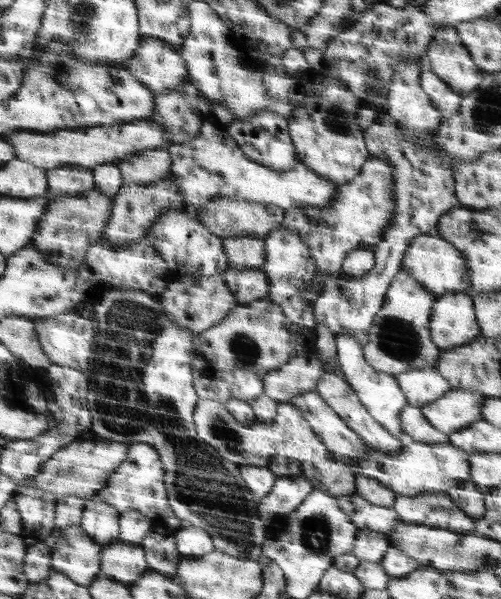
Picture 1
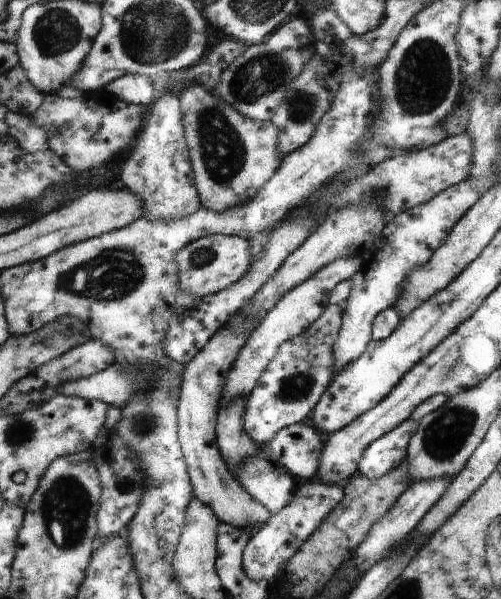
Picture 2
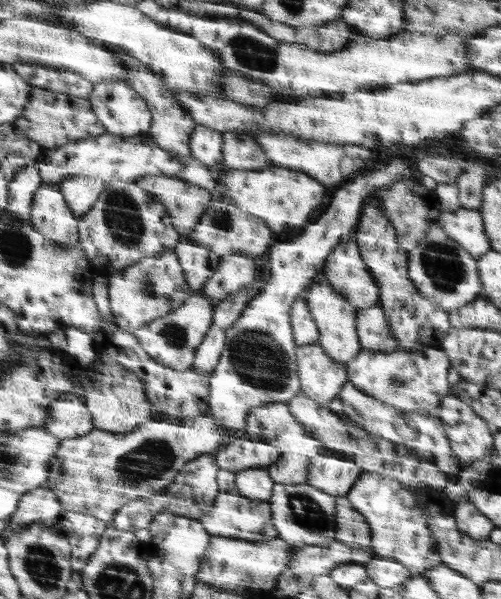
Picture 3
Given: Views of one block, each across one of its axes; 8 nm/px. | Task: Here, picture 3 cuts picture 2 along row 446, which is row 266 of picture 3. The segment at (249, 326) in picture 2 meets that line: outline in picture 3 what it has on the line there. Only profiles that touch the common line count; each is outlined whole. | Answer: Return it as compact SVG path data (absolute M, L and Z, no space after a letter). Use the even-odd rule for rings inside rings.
M180 240L174 251L193 291L201 291L221 263L220 255L191 240Z

